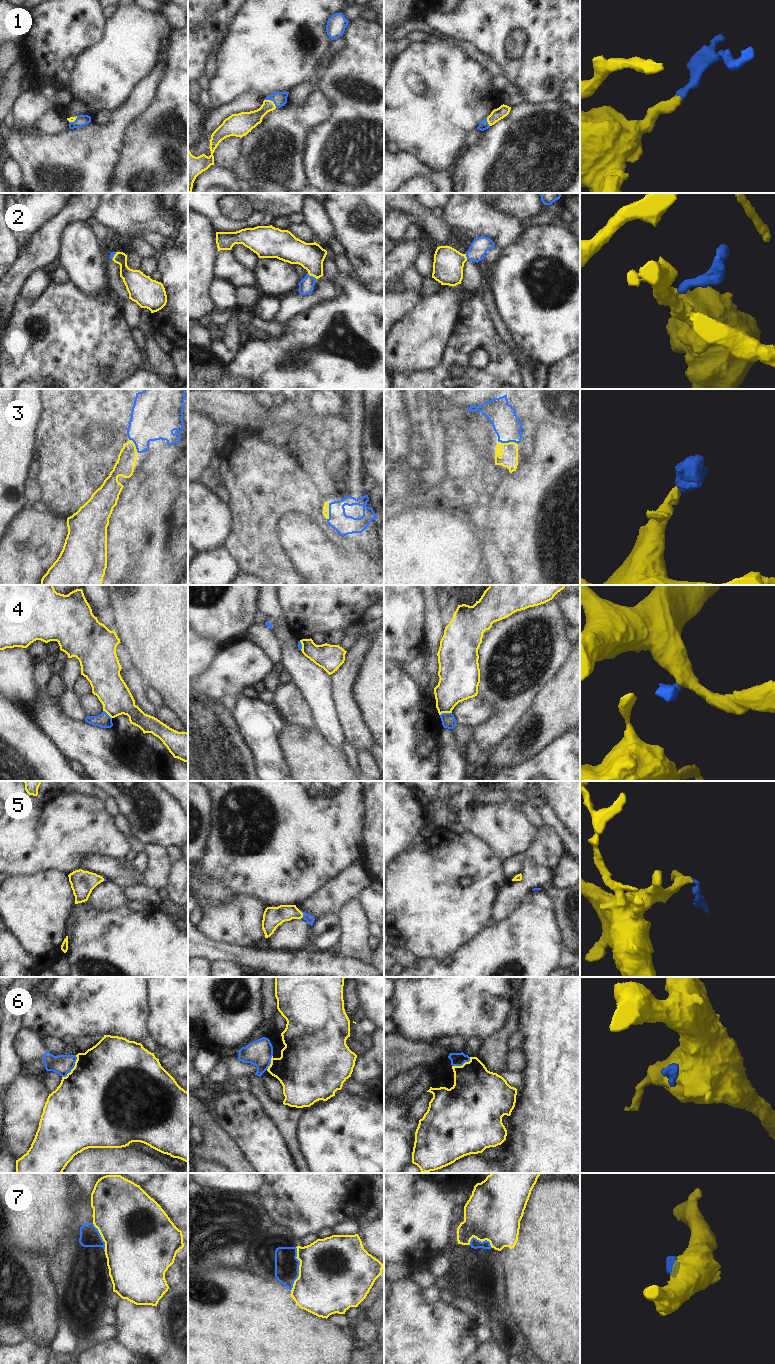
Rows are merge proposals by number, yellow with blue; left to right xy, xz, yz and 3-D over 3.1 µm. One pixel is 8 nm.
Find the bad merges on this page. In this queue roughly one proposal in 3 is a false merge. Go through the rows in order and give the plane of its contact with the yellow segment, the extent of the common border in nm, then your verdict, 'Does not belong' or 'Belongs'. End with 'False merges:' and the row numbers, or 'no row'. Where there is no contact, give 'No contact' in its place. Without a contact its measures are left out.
1: Touches yellow in xz. Shared border 120 nm. Belongs
2: Touches yellow in xz. Shared border 80 nm. Belongs
3: Touches yellow in yz. Shared border 160 nm. Belongs
4: Touches yellow in yz. Shared border 100 nm. Does not belong
5: Touches yellow in xz. Shared border 60 nm. Belongs
6: Touches yellow in xy. Shared border 220 nm. Does not belong
7: Touches yellow in xz. Shared border 360 nm. Belongs
False merges: 4, 6.

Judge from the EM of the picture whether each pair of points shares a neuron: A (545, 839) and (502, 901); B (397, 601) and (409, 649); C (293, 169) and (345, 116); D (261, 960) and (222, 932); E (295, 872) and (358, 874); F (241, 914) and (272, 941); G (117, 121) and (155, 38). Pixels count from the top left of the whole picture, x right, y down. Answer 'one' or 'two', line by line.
A: one
B: one
C: two
D: two
E: two
F: two
G: two

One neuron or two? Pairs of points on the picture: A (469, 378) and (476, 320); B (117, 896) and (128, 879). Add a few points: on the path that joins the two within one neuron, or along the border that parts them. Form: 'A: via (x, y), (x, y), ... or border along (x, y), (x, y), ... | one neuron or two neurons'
A: via (465, 364), (465, 339), (469, 334) | one neuron
B: border along (107, 880), (122, 889) | two neurons

